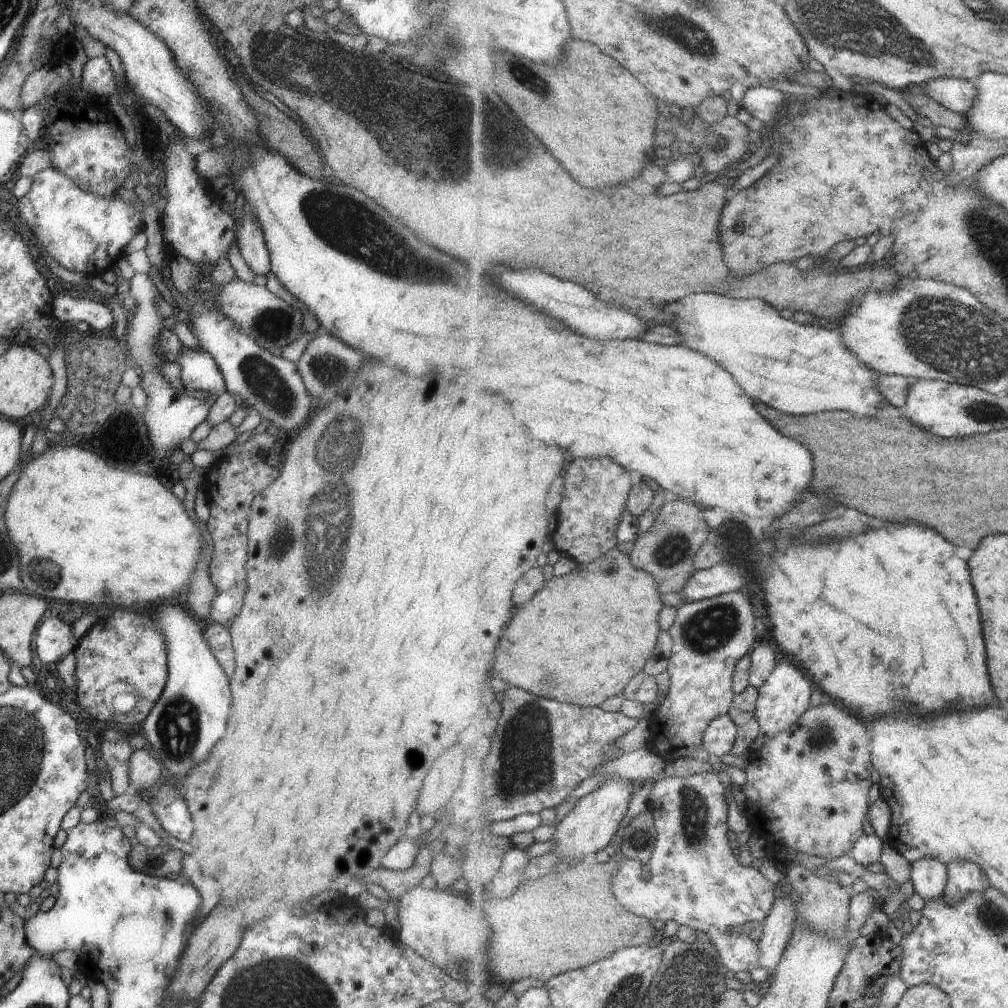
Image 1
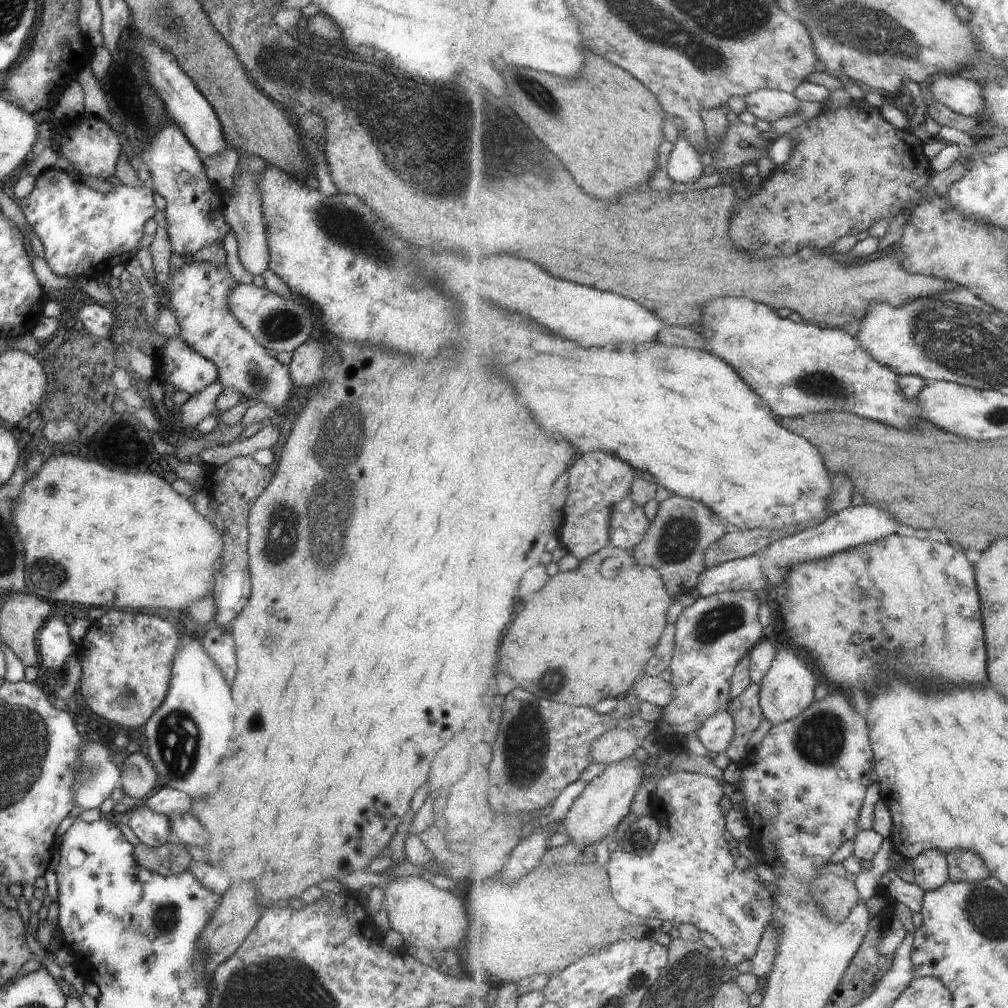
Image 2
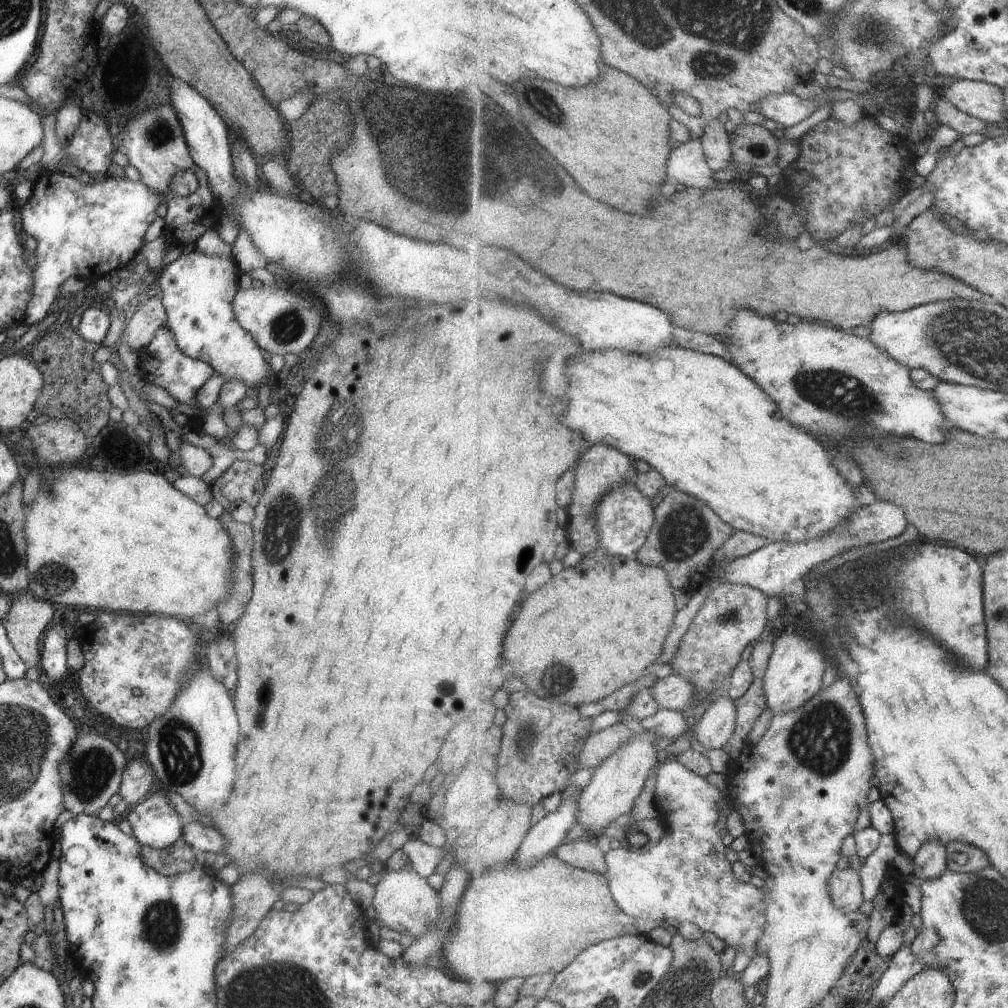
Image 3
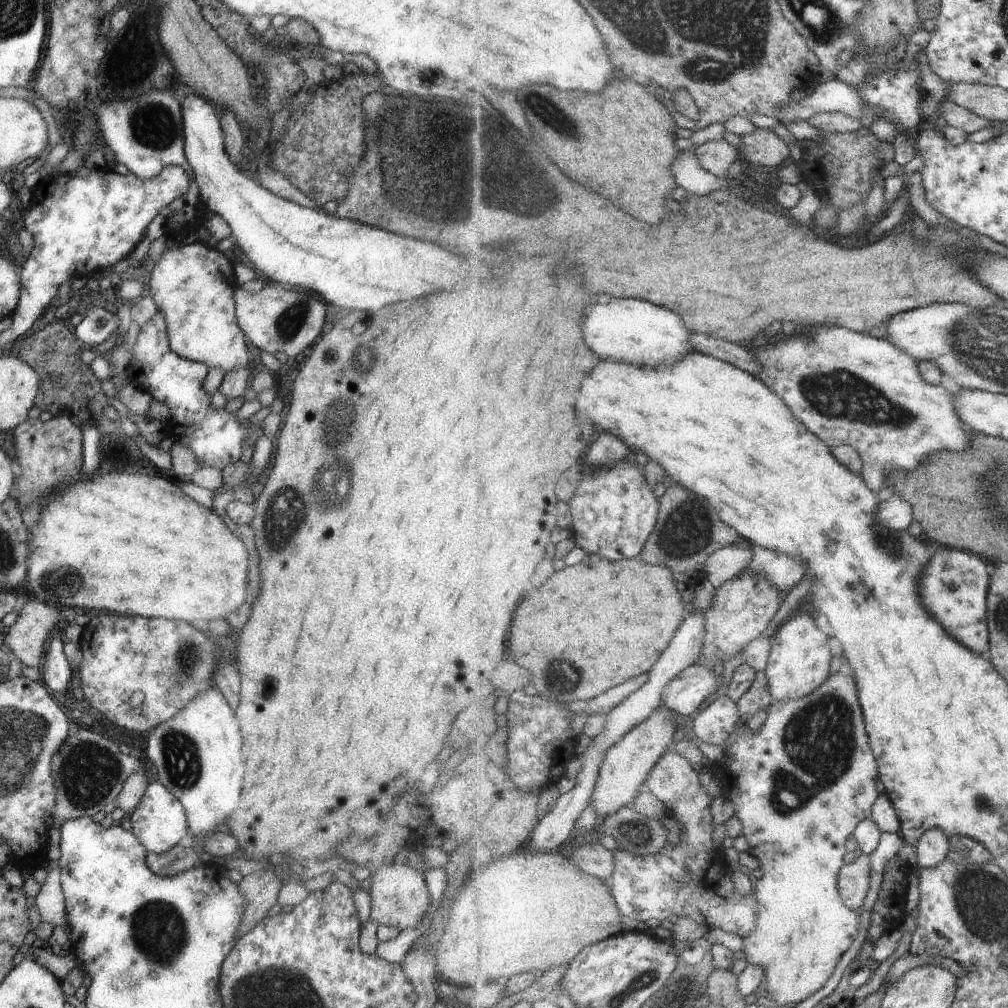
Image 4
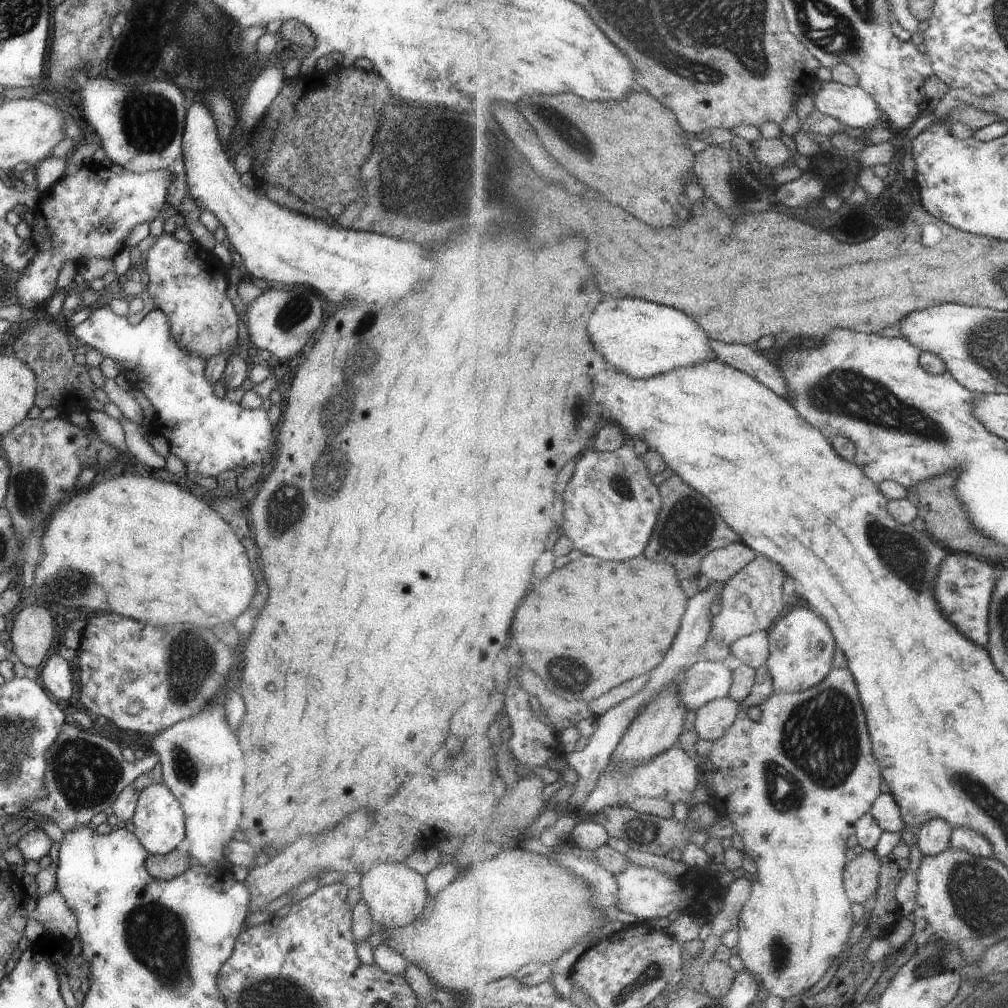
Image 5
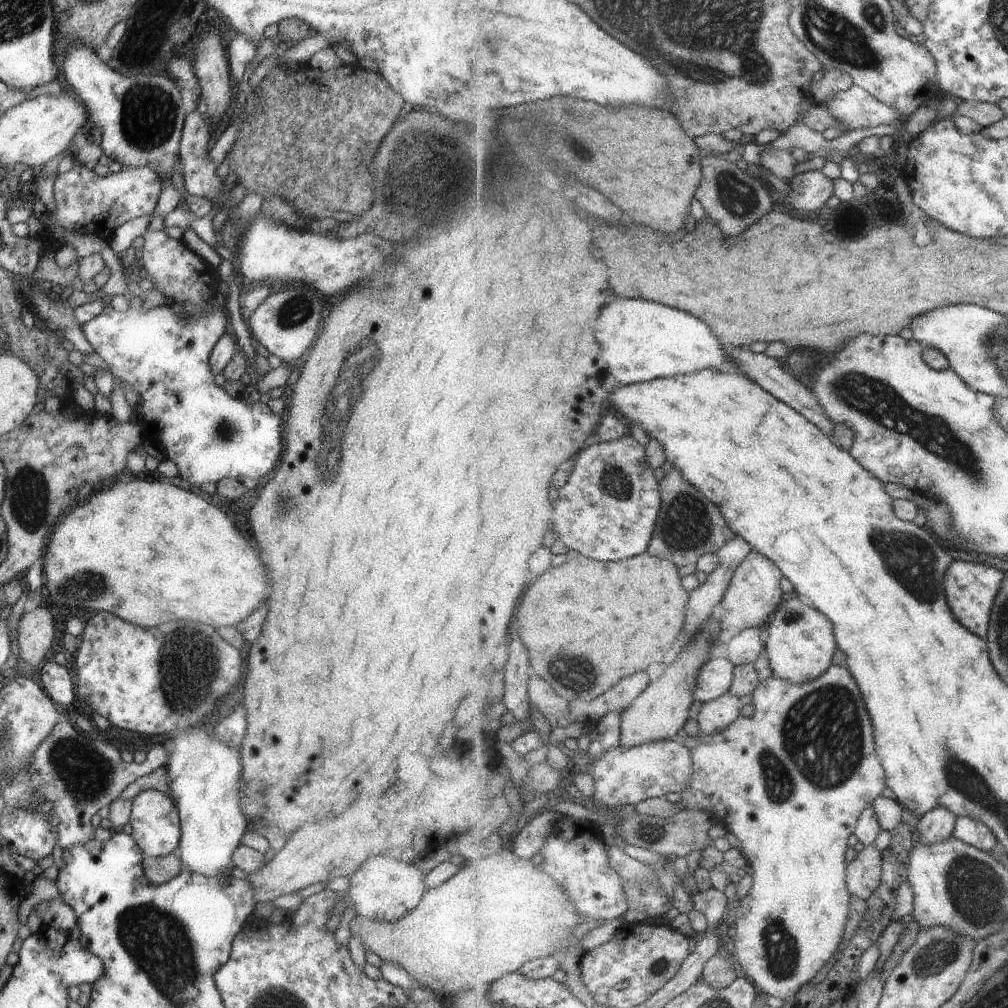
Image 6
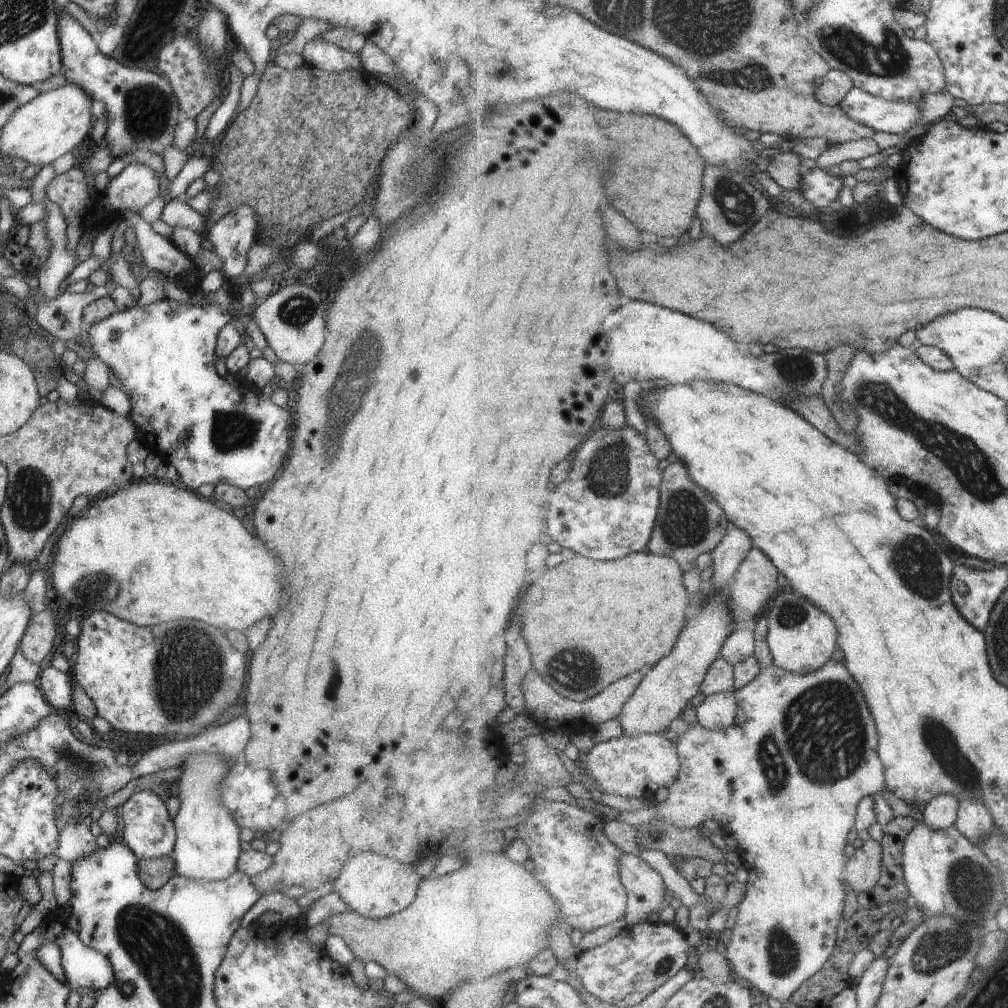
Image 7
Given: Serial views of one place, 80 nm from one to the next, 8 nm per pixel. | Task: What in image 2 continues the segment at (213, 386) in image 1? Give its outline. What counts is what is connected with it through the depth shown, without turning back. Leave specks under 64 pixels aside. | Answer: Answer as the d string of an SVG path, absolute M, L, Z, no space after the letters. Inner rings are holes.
M179 336L169 337L153 358L158 366L155 378L173 384L177 391L188 396L202 391L218 378L215 365L201 353L191 350Z

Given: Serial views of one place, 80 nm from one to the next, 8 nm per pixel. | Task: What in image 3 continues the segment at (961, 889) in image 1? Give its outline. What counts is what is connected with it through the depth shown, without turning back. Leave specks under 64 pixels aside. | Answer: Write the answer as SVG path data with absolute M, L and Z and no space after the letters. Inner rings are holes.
M952 842L946 846L948 868L954 873L978 873L991 866L989 857L973 845L963 842Z

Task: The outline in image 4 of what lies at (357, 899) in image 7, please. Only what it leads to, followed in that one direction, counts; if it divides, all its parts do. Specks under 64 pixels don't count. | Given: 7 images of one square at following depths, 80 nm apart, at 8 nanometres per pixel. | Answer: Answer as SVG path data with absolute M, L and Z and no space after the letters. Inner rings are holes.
M390 863L383 865L373 874L370 874L371 886L370 894L370 913L368 918L385 926L393 926L398 931L415 928L423 918L425 912L430 907L430 894L424 879L424 873L421 870L415 870L405 865Z

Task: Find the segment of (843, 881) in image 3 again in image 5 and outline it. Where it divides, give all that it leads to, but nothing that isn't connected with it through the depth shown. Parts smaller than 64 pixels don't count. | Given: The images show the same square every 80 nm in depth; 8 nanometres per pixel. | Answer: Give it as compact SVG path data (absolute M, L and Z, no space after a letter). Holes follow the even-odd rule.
M863 850L859 856L846 864L844 885L853 904L867 904L880 885L882 862L875 852Z

